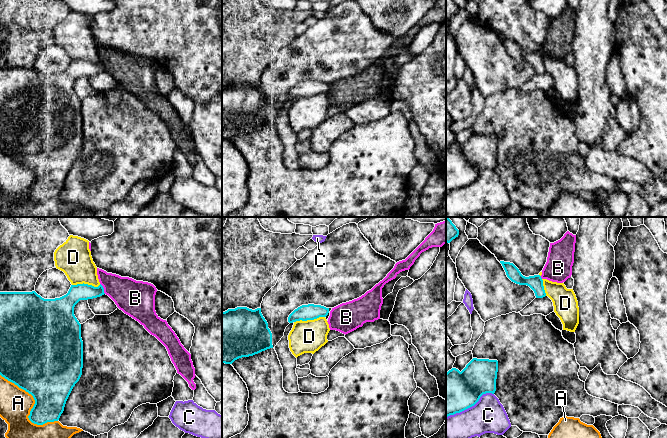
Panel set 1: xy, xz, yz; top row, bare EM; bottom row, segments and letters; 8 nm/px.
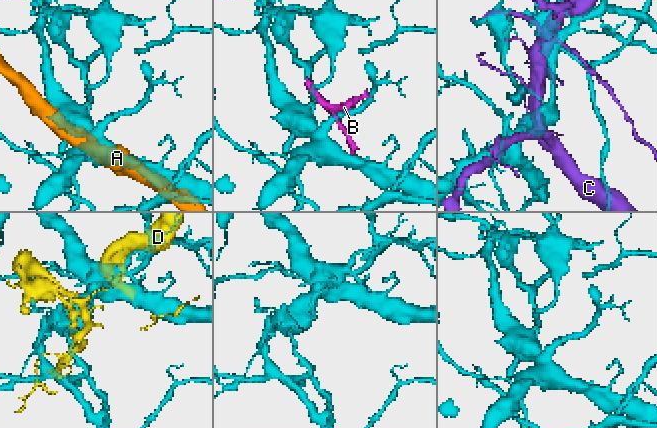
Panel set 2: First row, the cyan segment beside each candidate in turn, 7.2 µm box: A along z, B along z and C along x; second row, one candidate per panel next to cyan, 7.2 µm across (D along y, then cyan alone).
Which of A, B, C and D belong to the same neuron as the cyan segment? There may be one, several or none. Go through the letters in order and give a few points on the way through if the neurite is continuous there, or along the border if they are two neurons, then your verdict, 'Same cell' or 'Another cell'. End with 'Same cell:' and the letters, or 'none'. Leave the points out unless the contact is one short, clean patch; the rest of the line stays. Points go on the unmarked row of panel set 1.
A: Another cell
B: Boundary: xy (100, 59), (105, 69). Another cell
C: Another cell
D: Another cell
Same cell: none

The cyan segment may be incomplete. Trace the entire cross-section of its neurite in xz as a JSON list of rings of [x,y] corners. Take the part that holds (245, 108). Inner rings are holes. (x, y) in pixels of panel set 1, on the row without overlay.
[[[237,83],[222,88],[222,139],[232,140],[239,134],[253,132],[270,124],[273,124],[272,109],[261,84]]]

